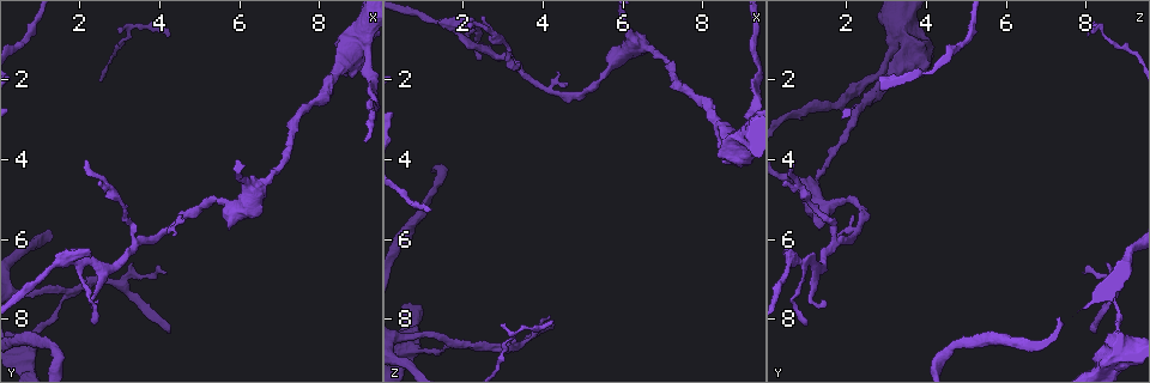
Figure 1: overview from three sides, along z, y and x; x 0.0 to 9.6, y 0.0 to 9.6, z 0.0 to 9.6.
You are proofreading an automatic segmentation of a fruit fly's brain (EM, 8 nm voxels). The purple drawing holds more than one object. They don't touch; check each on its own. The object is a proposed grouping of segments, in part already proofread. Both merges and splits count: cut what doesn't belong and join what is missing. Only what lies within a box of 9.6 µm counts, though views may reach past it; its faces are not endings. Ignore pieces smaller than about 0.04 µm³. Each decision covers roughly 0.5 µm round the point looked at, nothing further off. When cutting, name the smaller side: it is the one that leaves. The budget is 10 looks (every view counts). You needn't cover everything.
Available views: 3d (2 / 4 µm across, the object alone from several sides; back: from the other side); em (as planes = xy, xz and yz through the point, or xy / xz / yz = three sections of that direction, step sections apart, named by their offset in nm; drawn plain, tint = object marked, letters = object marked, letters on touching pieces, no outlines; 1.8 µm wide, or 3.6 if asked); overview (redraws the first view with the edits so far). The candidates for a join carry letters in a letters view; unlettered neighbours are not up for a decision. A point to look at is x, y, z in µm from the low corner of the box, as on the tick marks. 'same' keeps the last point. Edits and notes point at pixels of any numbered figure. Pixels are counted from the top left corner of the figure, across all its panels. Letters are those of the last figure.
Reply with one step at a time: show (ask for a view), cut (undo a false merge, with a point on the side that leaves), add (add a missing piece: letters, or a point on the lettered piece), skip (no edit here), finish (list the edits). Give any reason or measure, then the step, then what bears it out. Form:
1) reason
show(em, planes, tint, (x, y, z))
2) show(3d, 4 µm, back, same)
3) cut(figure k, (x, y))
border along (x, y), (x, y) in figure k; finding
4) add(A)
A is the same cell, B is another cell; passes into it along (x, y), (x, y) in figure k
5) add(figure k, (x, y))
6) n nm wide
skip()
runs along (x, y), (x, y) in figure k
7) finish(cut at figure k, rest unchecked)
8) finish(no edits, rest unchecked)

thin end
show(em, planes, letters, (2.15, 3.95, 0.65))

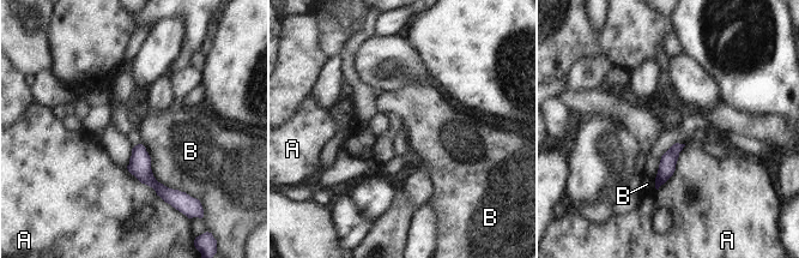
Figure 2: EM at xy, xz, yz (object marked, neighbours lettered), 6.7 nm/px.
skip()
A and B are other cells; border along (141, 143), (152, 175), (188, 194) in figure 2; no lettered piece goes on from it

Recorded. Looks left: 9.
free end
show(3d, 4 µm, back, (2.20, 6.50, 0.65))

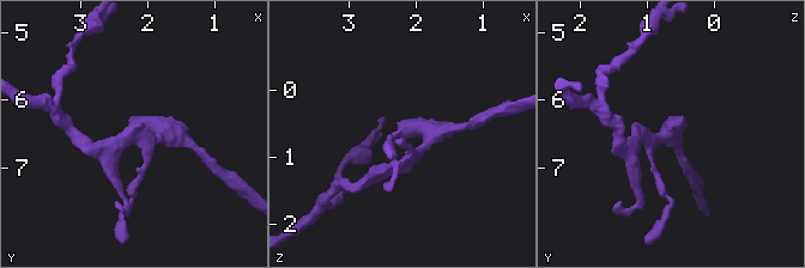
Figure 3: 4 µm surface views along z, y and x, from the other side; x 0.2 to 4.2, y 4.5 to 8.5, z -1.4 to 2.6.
shape alone is not enough
show(em, planes, letters, same)

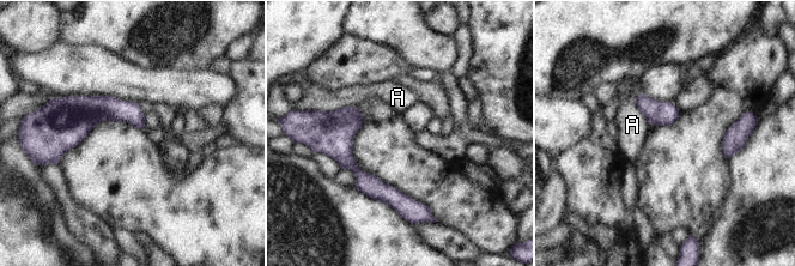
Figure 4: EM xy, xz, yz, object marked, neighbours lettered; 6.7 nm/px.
skip()
A is another cell; border along (354, 106), (320, 110) in figure 4; no lettered piece goes on from it

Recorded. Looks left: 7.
three-way junction
show(3d, 4 µm, (1.70, 7.35, 8.65))

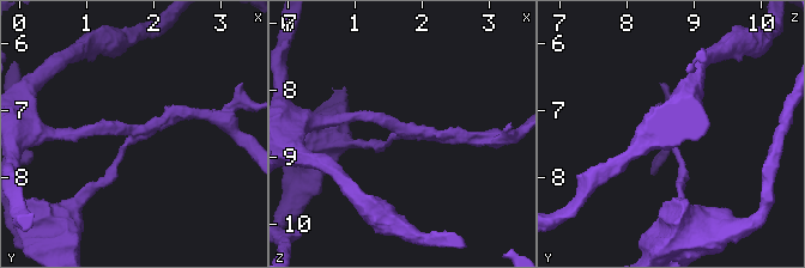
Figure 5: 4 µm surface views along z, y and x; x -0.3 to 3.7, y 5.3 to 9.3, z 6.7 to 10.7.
now the EM
show(em, yz, step 16, tint, (1.70, 7.40, 8.65))

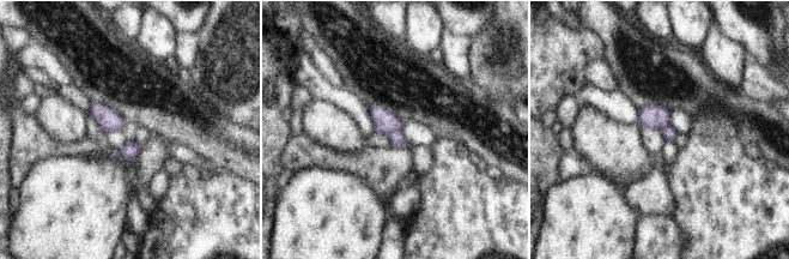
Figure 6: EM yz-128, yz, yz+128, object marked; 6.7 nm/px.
what lies round it
show(em, yz, step 16, letters, same)

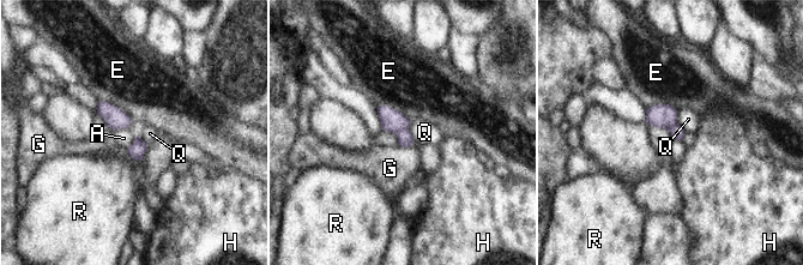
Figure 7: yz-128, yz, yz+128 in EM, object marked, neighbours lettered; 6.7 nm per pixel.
cut(figure 7, (392, 120))
A, E, G, H, Q and R are other cells; border along (408, 128), (402, 128), (397, 133) in figure 7; two neurons meet here

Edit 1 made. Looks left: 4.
finish(cut at figure 7, rest unchecked)

